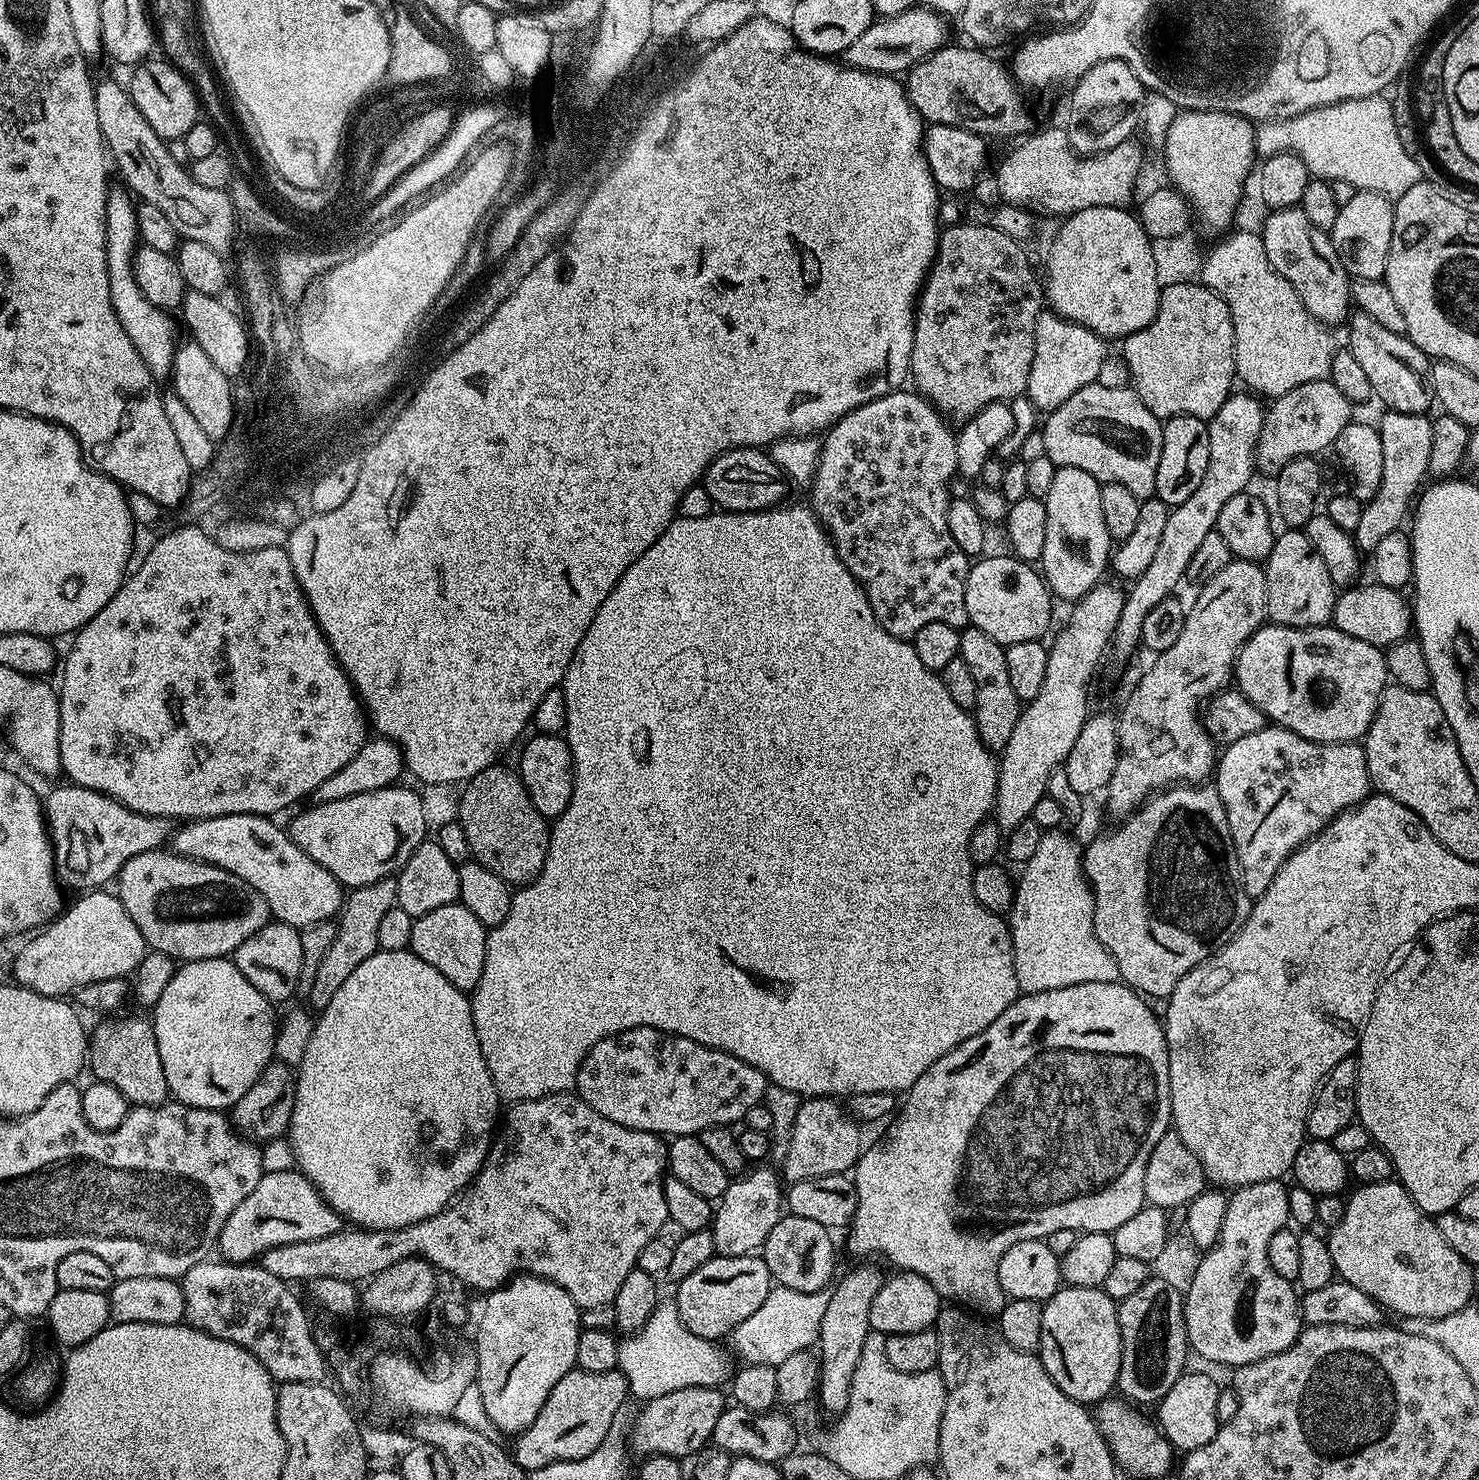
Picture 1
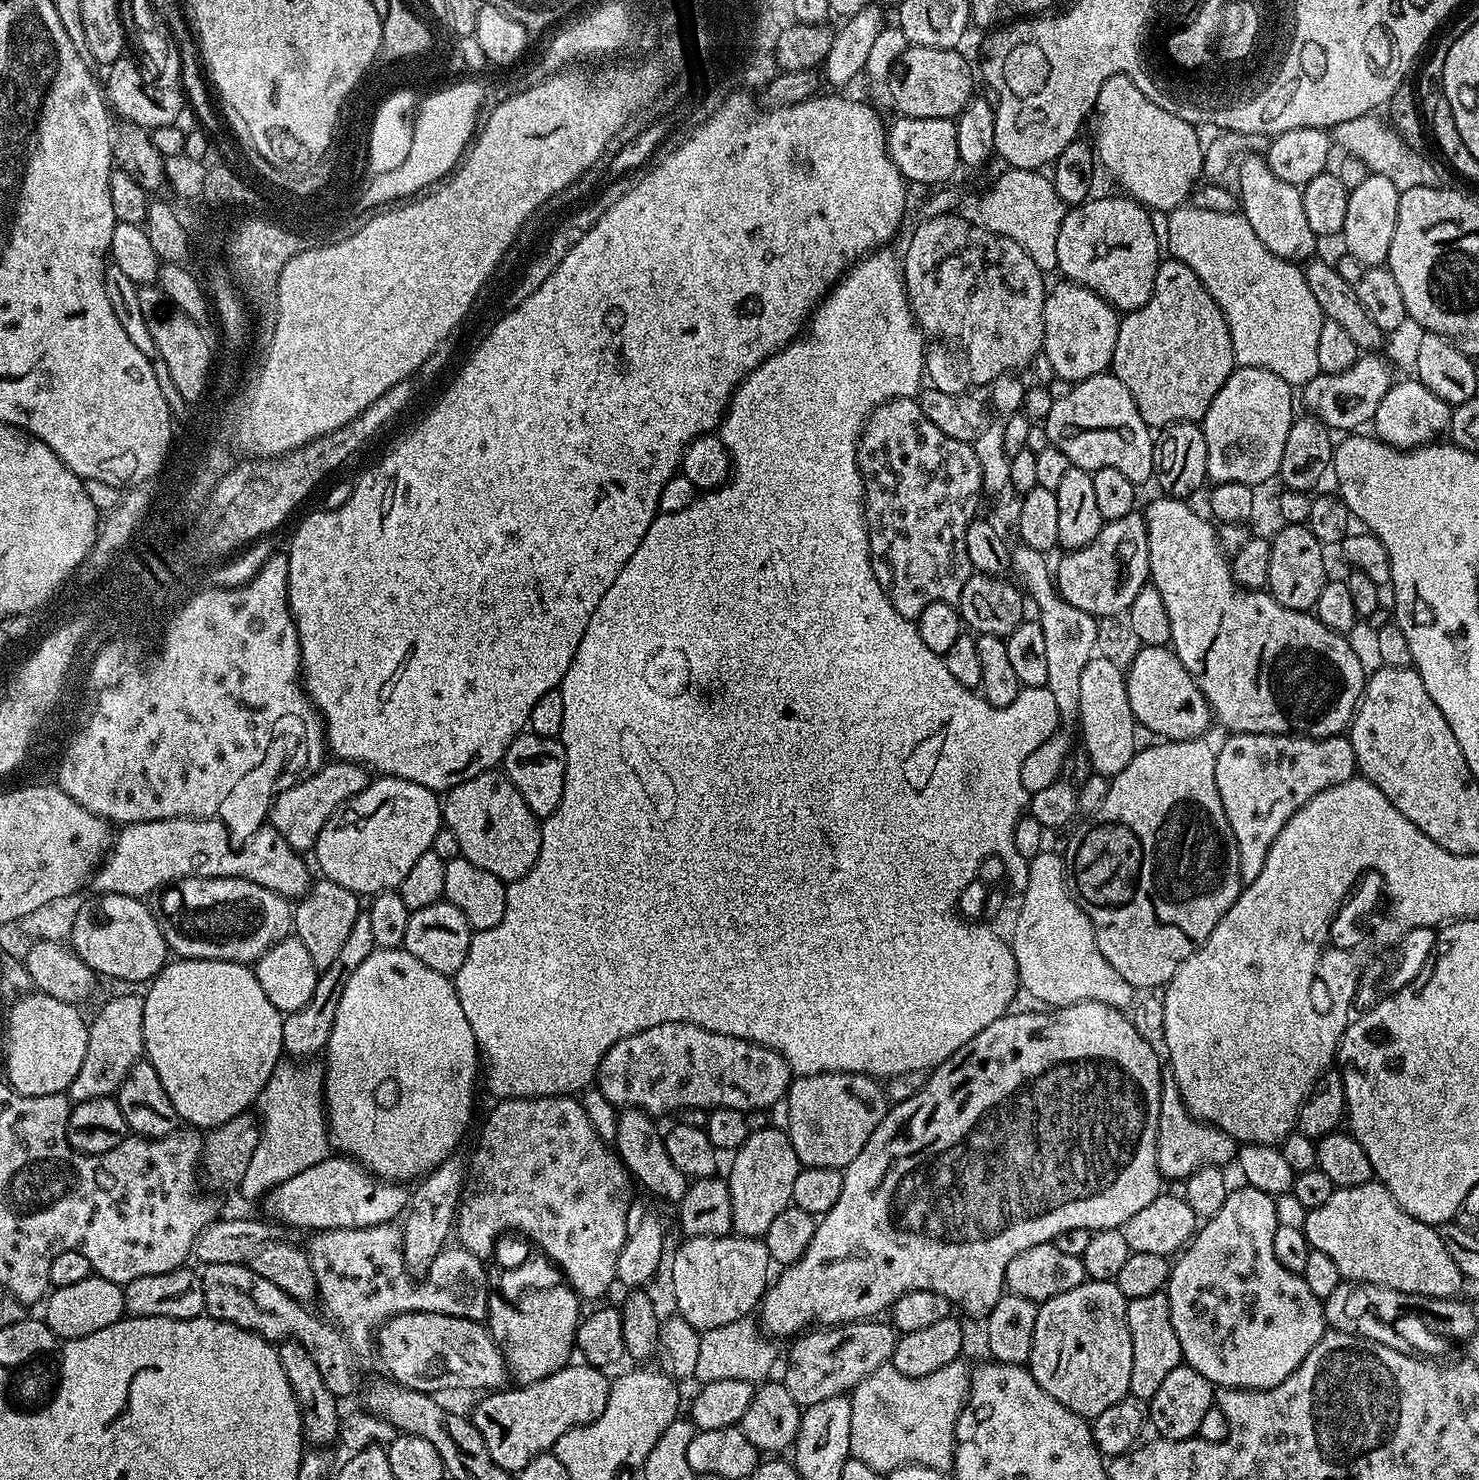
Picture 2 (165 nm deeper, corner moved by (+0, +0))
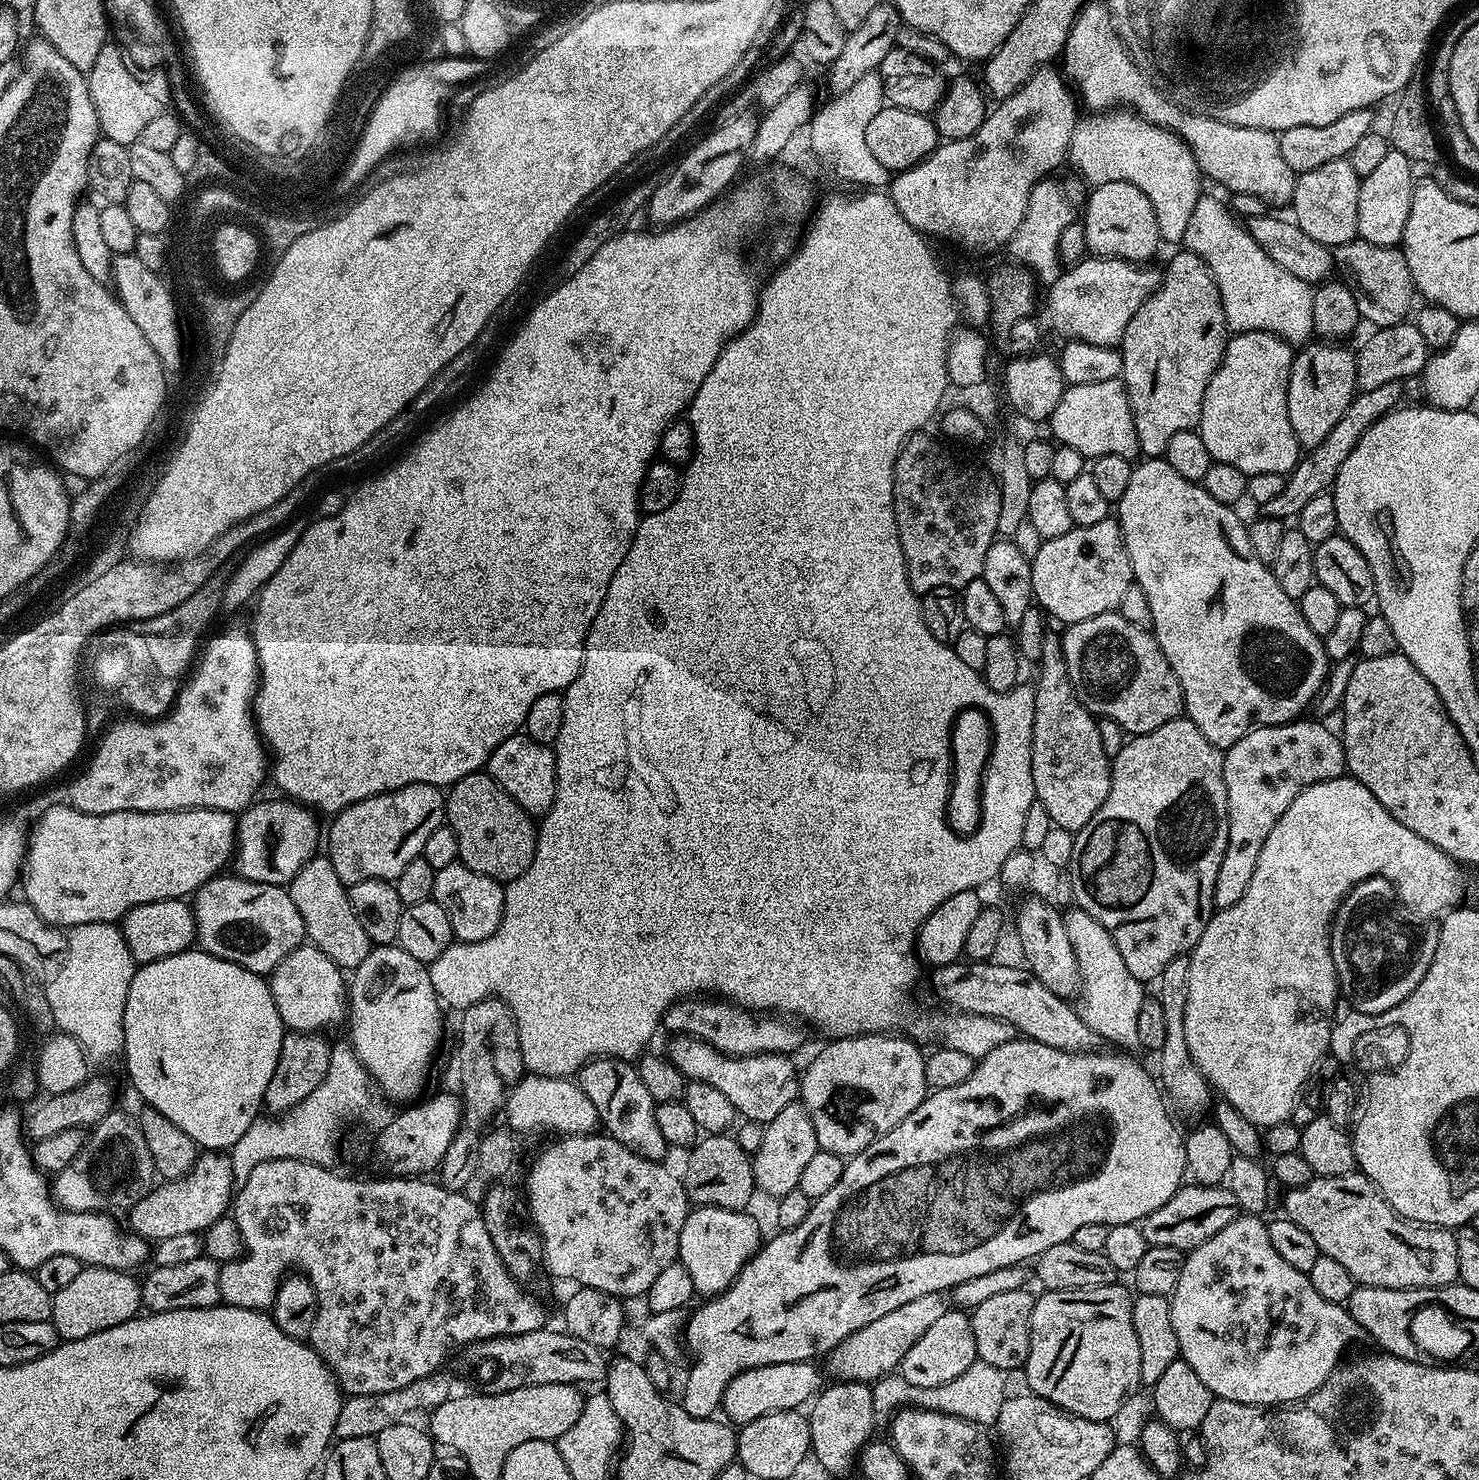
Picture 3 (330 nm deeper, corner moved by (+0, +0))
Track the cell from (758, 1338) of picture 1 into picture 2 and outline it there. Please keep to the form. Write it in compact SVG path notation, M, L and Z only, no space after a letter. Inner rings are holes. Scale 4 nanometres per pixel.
M747 1317L738 1322L727 1323L726 1326L714 1327L701 1333L698 1348L698 1361L694 1376L699 1383L726 1381L734 1378L738 1381L750 1381L753 1384L765 1381L778 1356L775 1344L766 1337L761 1327Z

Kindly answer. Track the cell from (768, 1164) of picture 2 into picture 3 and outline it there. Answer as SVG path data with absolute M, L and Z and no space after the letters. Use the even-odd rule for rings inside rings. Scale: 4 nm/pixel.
M794 1102L764 1125L762 1146L752 1156L752 1174L756 1179L757 1189L771 1198L779 1198L790 1194L790 1190L800 1187L802 1169L814 1158L817 1152L814 1122L810 1122L810 1114L804 1105Z

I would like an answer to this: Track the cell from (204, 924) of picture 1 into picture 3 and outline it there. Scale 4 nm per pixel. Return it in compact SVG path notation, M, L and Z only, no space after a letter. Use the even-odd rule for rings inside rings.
M221 874L195 893L194 911L195 943L199 951L234 962L259 976L267 977L286 954L306 940L298 906L294 906L287 887L278 884L250 882L235 874Z

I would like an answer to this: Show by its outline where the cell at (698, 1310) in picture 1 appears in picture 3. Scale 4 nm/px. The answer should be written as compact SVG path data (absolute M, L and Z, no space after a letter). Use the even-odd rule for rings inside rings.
M696 1206L689 1211L678 1238L678 1262L686 1266L686 1274L690 1274L690 1282L694 1282L694 1290L701 1297L725 1292L760 1248L760 1224L750 1213L714 1206Z

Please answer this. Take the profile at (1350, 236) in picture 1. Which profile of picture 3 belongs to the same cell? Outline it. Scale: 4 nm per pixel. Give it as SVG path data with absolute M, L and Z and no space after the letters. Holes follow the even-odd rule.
M1390 150L1386 154L1386 159L1369 176L1361 179L1358 190L1358 230L1356 231L1359 239L1374 242L1374 246L1390 246L1391 248L1397 247L1403 241L1406 218L1410 218L1410 202L1414 187L1412 168L1414 169L1413 161L1408 160L1406 154Z

